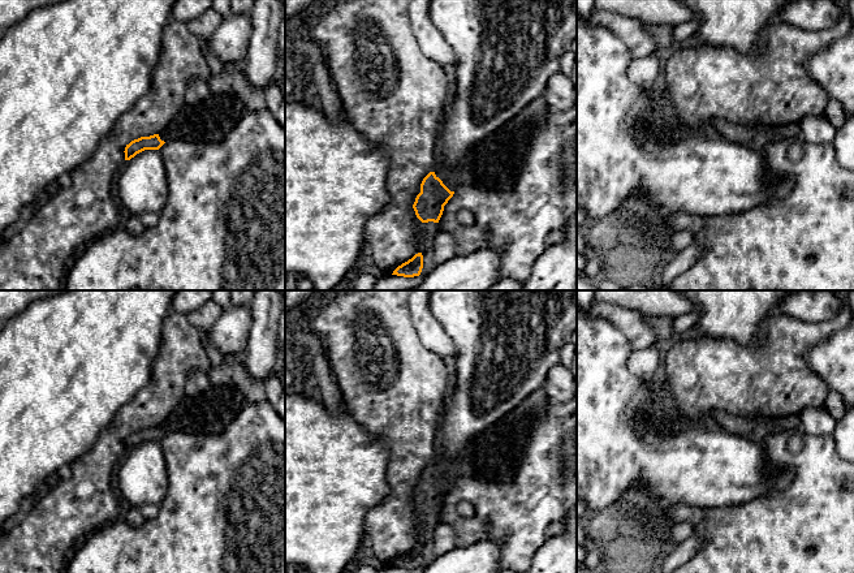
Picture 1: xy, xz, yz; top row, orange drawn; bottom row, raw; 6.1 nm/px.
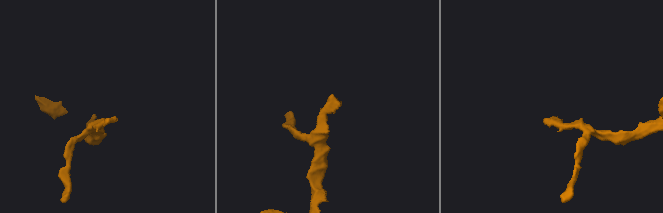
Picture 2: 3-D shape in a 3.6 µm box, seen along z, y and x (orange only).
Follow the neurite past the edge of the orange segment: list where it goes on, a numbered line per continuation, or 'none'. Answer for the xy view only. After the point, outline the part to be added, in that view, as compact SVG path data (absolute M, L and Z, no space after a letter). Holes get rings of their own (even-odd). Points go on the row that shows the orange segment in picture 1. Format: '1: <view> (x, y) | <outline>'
1: xy (208, 121) | M210 94L200 103L185 104L159 137L164 142L220 142L246 112L246 104L237 95Z

